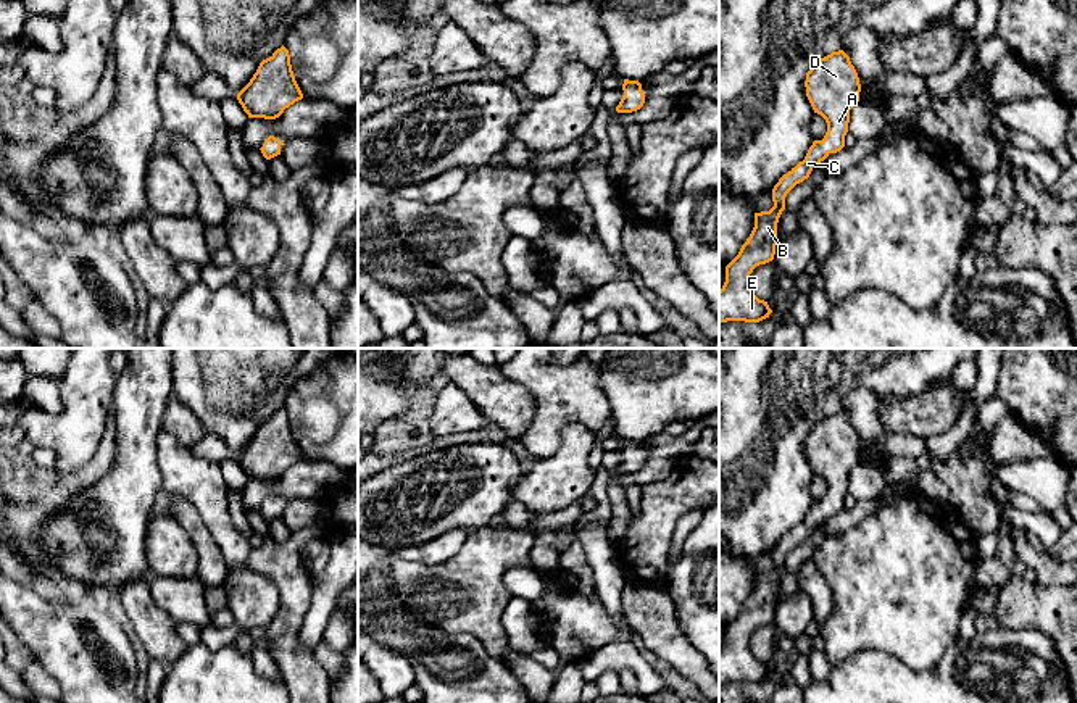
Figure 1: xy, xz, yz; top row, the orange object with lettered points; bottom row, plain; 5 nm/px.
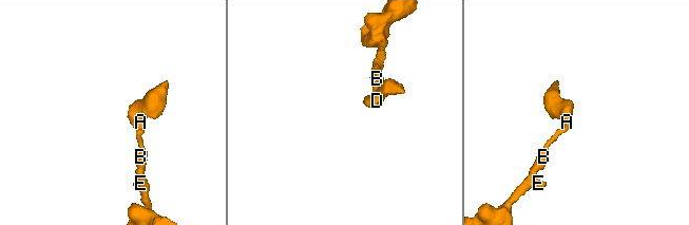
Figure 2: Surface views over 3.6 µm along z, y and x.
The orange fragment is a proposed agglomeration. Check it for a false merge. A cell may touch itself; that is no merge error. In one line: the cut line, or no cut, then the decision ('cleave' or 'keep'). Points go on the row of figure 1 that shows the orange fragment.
no cut | keep

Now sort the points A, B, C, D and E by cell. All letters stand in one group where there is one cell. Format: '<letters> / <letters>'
A B C D E

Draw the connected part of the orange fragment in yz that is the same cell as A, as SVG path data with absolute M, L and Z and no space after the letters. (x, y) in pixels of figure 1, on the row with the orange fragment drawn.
M843 52L813 63L806 73L806 97L827 123L822 140L814 140L803 161L784 174L772 189L774 206L755 213L755 227L738 255L726 266L726 282L719 290L719 324L727 321L759 322L772 313L767 302L759 300L750 287L750 274L759 264L774 260L777 223L785 210L787 193L809 177L813 168L830 153L845 147L850 110L859 102L861 84L850 56Z

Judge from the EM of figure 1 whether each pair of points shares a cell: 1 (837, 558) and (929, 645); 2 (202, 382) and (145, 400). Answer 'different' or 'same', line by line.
1: same
2: different

